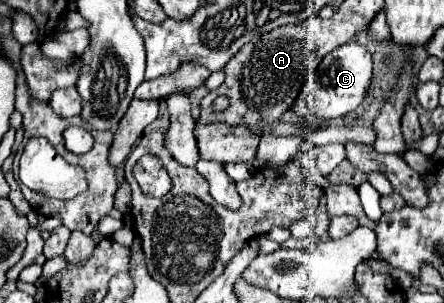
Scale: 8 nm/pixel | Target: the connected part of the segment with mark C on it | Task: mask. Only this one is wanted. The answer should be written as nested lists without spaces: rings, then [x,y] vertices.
[[[355,42],[339,46],[337,50],[333,50],[323,58],[323,62],[319,64],[319,70],[315,70],[315,76],[305,80],[299,96],[291,106],[291,112],[299,118],[317,116],[323,120],[333,120],[349,114],[365,98],[365,92],[371,82],[371,68],[373,68],[373,60],[365,46]]]

